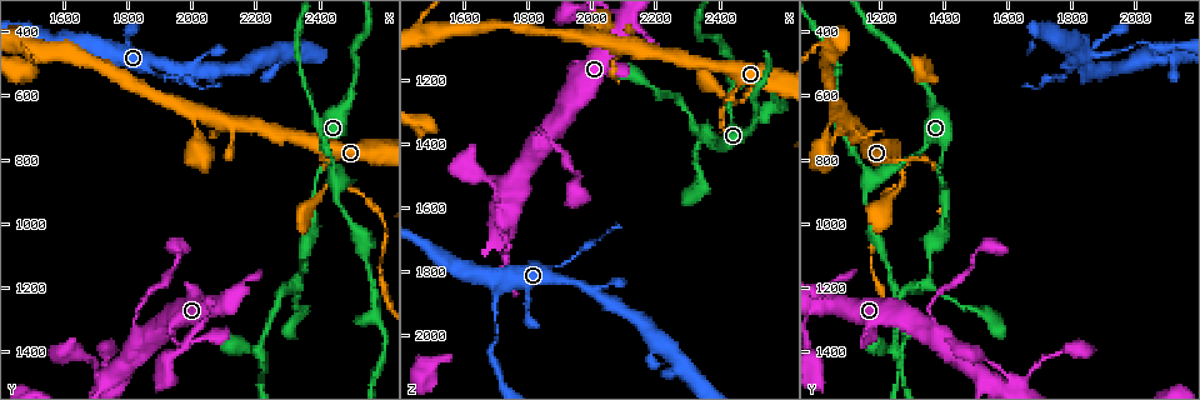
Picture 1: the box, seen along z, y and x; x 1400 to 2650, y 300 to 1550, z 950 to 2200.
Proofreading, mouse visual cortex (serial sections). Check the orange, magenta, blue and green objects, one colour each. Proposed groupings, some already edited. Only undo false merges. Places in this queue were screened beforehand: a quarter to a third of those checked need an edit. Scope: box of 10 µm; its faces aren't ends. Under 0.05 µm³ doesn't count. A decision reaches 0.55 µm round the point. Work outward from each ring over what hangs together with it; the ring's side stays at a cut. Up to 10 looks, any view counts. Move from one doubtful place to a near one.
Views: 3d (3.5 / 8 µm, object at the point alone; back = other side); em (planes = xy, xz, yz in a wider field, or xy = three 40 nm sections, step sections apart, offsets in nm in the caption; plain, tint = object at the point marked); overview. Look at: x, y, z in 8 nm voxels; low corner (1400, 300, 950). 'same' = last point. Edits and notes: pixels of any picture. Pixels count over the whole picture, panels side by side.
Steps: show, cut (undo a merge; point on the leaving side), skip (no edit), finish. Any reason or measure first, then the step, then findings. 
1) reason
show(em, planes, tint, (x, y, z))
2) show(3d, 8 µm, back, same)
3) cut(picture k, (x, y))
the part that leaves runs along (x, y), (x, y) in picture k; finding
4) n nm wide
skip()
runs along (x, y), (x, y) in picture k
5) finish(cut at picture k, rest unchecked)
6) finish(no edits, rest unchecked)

abrupt turn
show(3d, 3.5 µm, (1820, 1330, 1380))

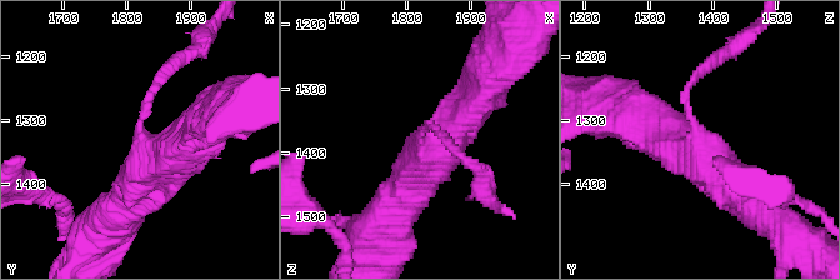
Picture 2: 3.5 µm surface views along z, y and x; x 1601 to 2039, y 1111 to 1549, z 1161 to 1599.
3 arms; arms of 100, 450, 500 nm; shape alone is not enough
show(em, xy, step 3, tint, (1820, 1330, 1375))

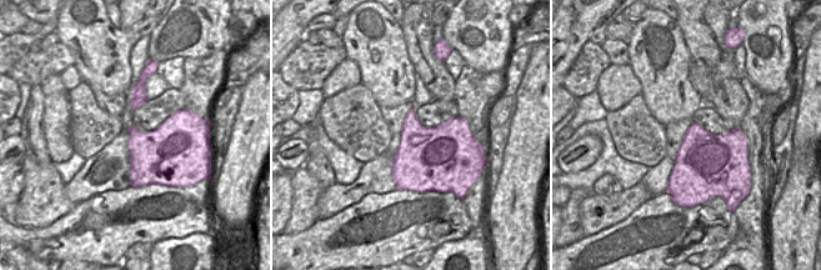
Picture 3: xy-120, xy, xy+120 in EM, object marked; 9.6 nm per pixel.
skip()
runs along (486, 86), (403, 199) in picture 2; continuous, no second cell

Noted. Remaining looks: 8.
thick turns thin
show(3d, 3.5 µm, (2500, 580, 1360))

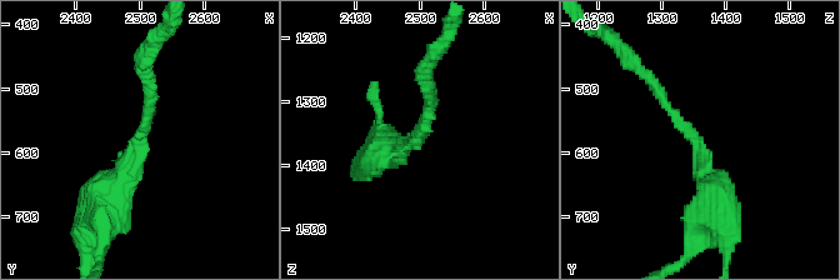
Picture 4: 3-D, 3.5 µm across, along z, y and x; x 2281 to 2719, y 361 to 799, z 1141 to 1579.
now the EM
show(em, planes, tint, (2495, 585, 1355))

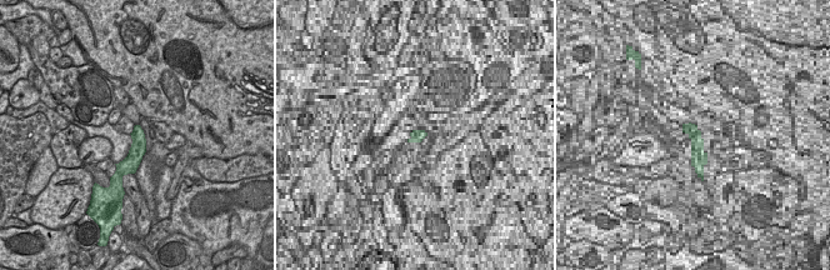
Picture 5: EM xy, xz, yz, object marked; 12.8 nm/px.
arms of 150, 400 nm
skip()
runs along (708, 215), (701, 150), (650, 78) in picture 4; one cell here

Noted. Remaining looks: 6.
three-way junction
show(3d, 8 µm, (2450, 860, 1270))

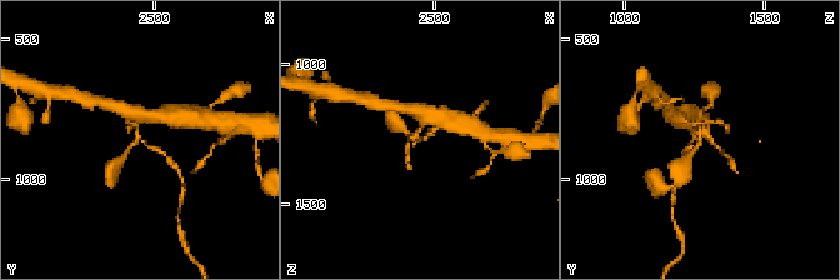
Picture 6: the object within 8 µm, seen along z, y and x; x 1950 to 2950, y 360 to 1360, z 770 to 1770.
show(3d, 3.5 µm, same)

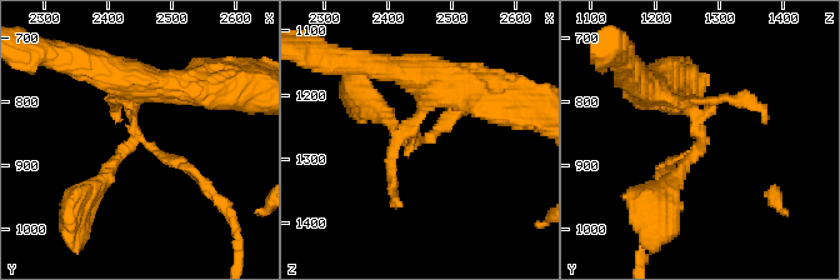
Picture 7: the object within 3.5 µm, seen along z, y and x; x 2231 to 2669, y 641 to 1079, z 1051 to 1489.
shape alone is not enough
show(em, planes, tint, (2445, 850, 1275))

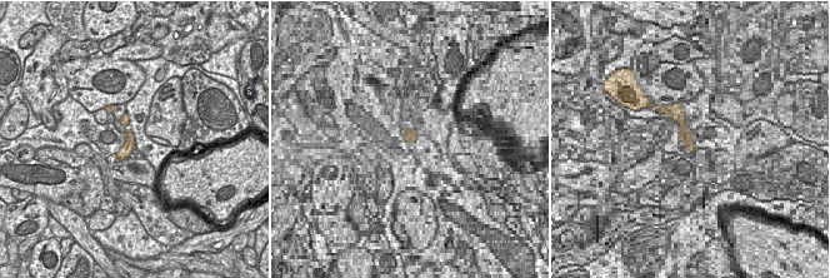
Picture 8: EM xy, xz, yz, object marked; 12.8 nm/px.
cut(picture 7, (668, 164))
the part that leaves runs along (145, 144), (184, 163), (230, 216) in picture 7; a second cell is stuck on

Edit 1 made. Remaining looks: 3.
show(overview)

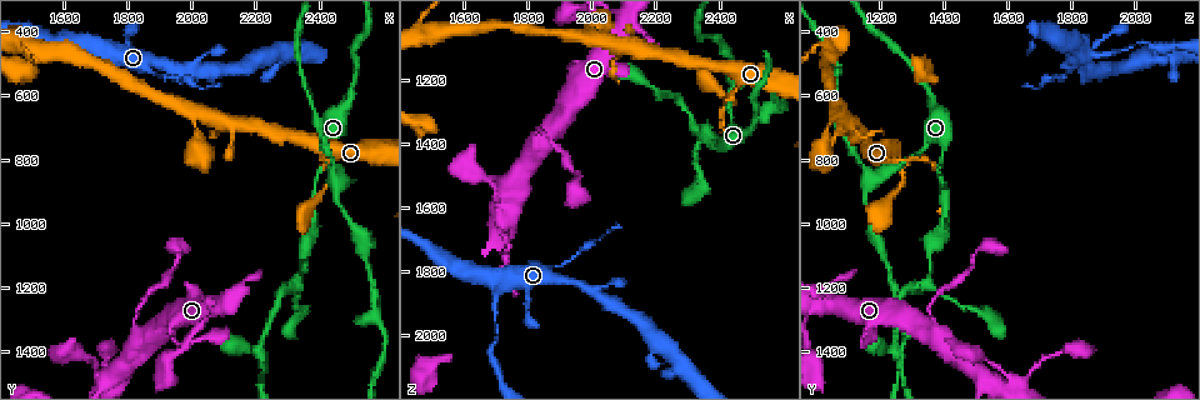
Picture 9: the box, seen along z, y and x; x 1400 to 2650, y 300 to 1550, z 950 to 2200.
a narrow waist
show(3d, 3.5 µm, back, (2320, 1180, 1360))

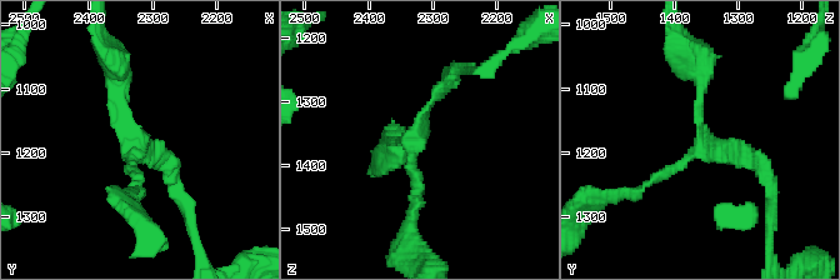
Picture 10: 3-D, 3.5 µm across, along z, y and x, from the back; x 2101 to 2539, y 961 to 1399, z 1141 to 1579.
shape alone is not enough
show(em, xy, step 1, tint, (2325, 1180, 1350))

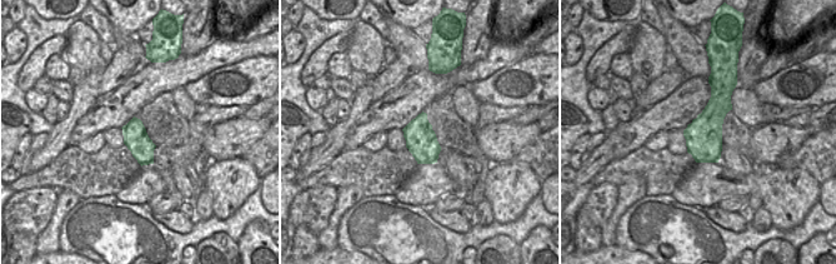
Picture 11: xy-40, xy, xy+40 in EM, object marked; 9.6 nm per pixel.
skip()
runs along (701, 70), (701, 139), (765, 174) in picture 10; continuous, no second cell

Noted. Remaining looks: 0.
finish(cut at picture 7, rest unchecked)

